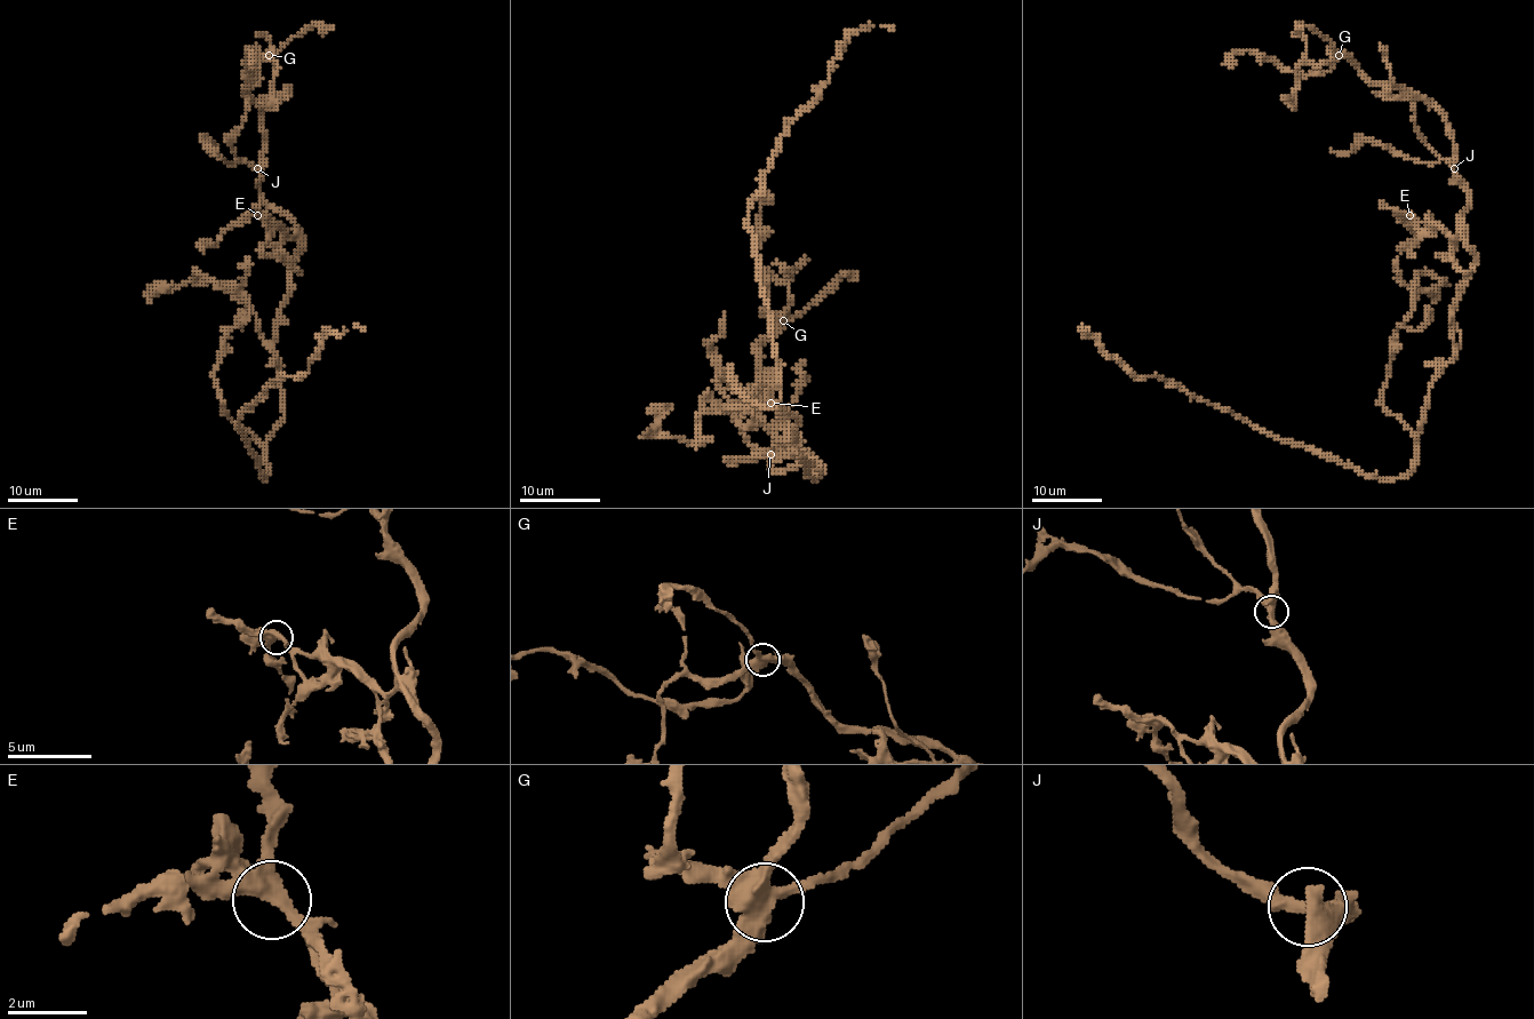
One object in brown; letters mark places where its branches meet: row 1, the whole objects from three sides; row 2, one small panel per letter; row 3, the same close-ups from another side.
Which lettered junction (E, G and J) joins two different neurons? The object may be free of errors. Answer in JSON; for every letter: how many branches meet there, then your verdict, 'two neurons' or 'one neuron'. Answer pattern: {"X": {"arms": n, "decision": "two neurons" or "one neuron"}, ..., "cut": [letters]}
{"E": {"arms": 4, "decision": "two neurons"}, "G": {"arms": 4, "decision": "one neuron"}, "J": {"arms": 3, "decision": "one neuron"}, "cut": ["E"]}

